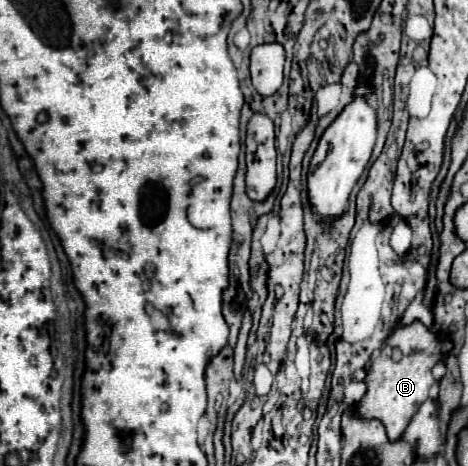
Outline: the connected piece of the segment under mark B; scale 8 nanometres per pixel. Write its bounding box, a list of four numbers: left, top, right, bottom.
[357,322,451,442]

